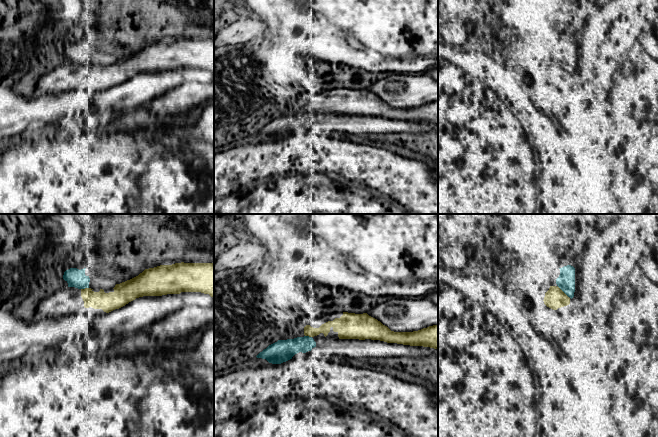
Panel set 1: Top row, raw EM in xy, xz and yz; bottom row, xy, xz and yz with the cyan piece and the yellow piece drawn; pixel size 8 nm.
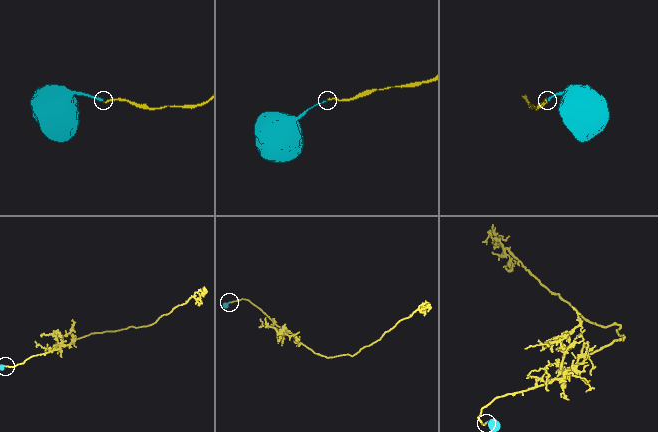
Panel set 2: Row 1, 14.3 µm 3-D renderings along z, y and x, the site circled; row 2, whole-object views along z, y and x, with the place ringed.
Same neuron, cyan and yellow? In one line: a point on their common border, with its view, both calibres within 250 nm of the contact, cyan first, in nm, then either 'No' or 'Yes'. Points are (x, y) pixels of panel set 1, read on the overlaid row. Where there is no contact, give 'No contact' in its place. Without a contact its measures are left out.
Touches cyan at yz (562, 290). Thickness 140 nm (cyan) against 170 nm. No

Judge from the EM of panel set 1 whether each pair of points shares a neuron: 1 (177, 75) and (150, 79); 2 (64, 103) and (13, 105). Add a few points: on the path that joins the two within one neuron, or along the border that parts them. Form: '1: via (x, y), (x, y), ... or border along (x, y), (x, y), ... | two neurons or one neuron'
1: via (170, 79), (157, 79) | one neuron
2: via (51, 103), (26, 105) | one neuron

